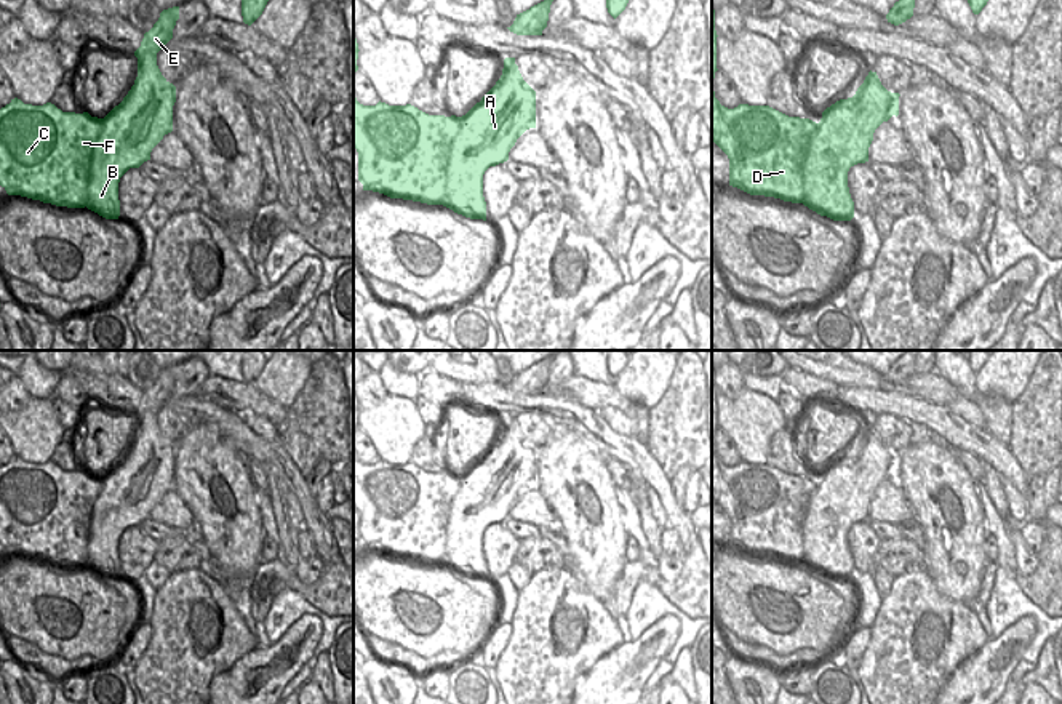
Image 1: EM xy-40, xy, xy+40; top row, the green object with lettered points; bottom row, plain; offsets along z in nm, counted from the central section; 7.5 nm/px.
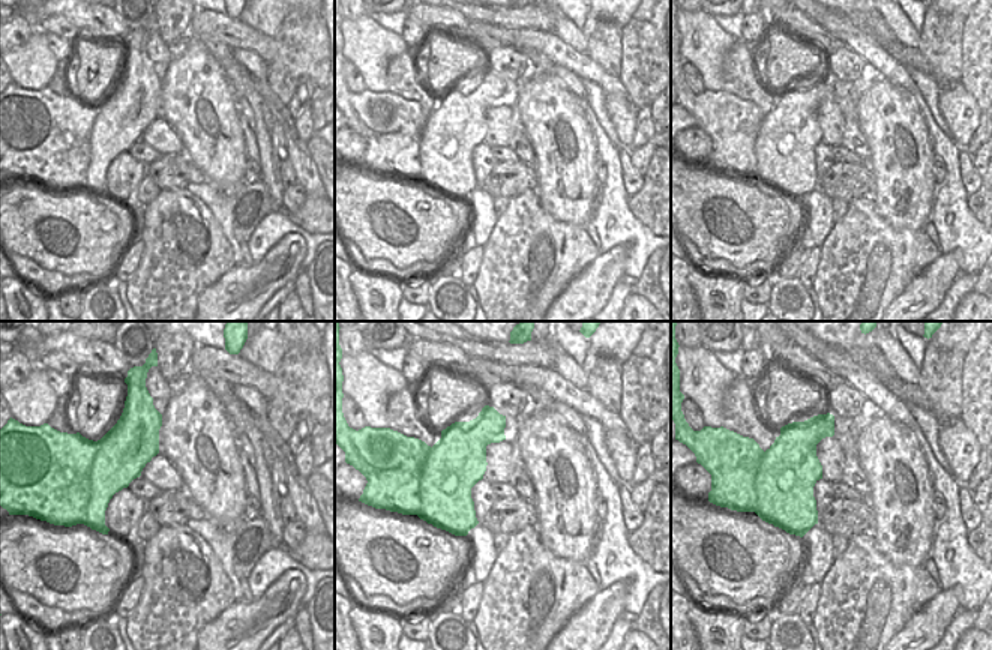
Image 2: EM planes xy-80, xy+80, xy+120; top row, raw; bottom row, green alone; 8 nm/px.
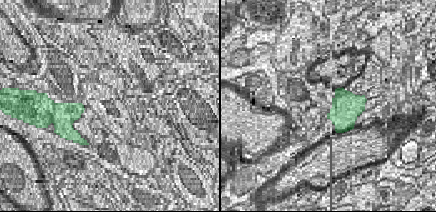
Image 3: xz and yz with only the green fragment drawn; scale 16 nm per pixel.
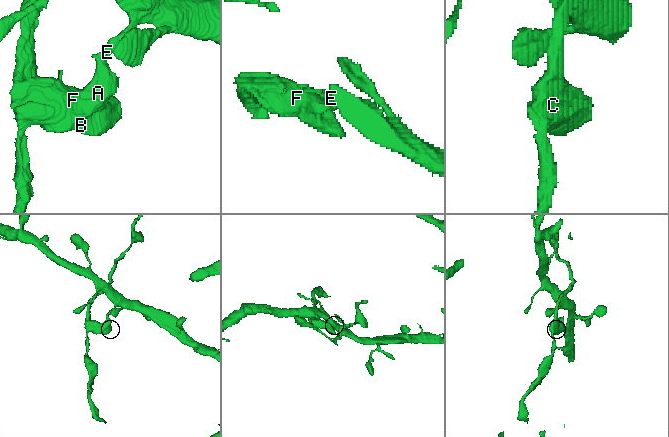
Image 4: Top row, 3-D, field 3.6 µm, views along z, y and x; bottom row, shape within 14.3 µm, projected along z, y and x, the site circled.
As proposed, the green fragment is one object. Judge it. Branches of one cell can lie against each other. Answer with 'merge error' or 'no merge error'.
merge error

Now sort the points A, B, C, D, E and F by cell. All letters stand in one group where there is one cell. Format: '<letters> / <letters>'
A B E / C D F

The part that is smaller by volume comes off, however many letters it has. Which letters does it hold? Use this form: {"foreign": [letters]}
{"foreign": ["C", "D", "F"]}

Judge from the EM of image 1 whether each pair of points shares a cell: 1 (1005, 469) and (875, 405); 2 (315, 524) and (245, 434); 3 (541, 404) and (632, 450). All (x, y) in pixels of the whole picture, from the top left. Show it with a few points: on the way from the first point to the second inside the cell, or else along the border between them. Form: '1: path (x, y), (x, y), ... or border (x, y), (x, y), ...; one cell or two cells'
1: path (974, 440), (960, 436), (939, 418), (907, 408); one cell
2: path (307, 500), (290, 471), (269, 452); one cell
3: path (563, 412), (574, 413), (610, 444); one cell

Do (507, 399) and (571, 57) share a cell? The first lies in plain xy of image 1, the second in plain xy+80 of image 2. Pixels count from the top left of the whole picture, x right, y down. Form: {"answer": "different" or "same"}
{"answer": "same"}

